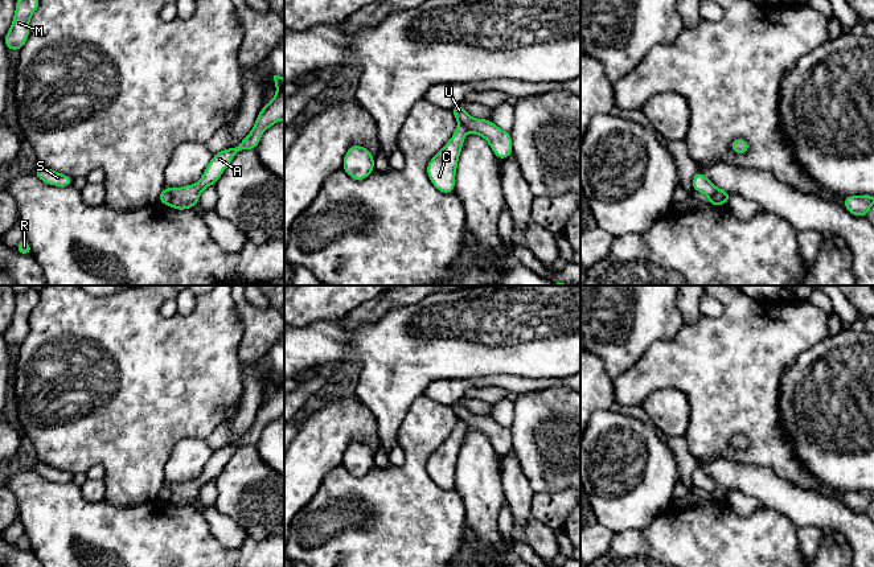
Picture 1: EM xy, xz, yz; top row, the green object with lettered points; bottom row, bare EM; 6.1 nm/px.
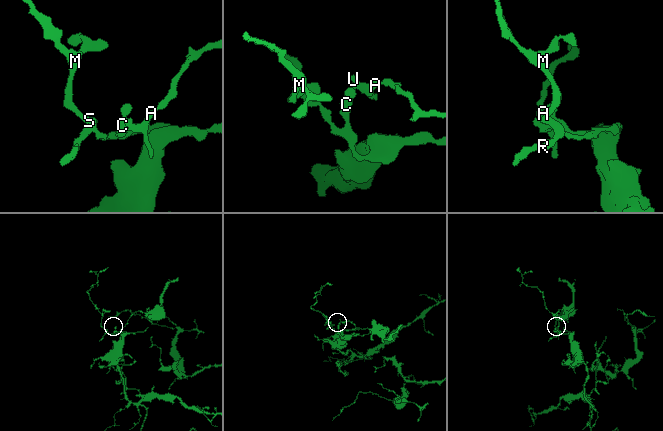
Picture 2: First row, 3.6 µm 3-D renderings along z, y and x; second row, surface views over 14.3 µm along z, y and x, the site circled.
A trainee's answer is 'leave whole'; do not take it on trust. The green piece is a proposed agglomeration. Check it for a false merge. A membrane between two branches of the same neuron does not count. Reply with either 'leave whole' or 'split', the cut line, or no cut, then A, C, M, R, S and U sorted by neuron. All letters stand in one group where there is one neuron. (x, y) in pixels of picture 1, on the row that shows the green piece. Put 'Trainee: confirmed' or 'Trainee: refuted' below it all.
split; cut in xy along (165, 188), (169, 193), (168, 204); A U / C M R S
Trainee: refuted

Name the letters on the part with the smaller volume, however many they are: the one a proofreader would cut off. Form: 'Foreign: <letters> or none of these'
Foreign: A, U

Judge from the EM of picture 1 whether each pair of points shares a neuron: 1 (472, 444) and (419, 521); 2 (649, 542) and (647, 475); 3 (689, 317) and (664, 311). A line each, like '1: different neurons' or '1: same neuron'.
1: different neurons
2: different neurons
3: different neurons

